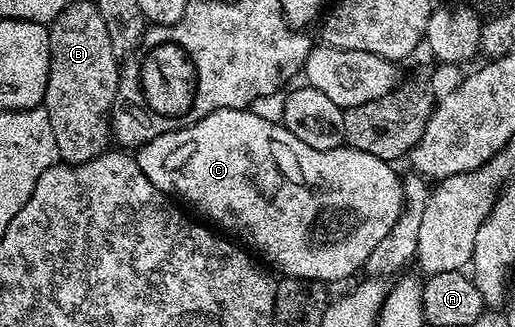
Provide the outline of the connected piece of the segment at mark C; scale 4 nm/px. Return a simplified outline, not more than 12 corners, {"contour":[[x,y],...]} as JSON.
{"contour":[[220,108],[136,149],[149,181],[295,279],[360,273],[390,161]]}

